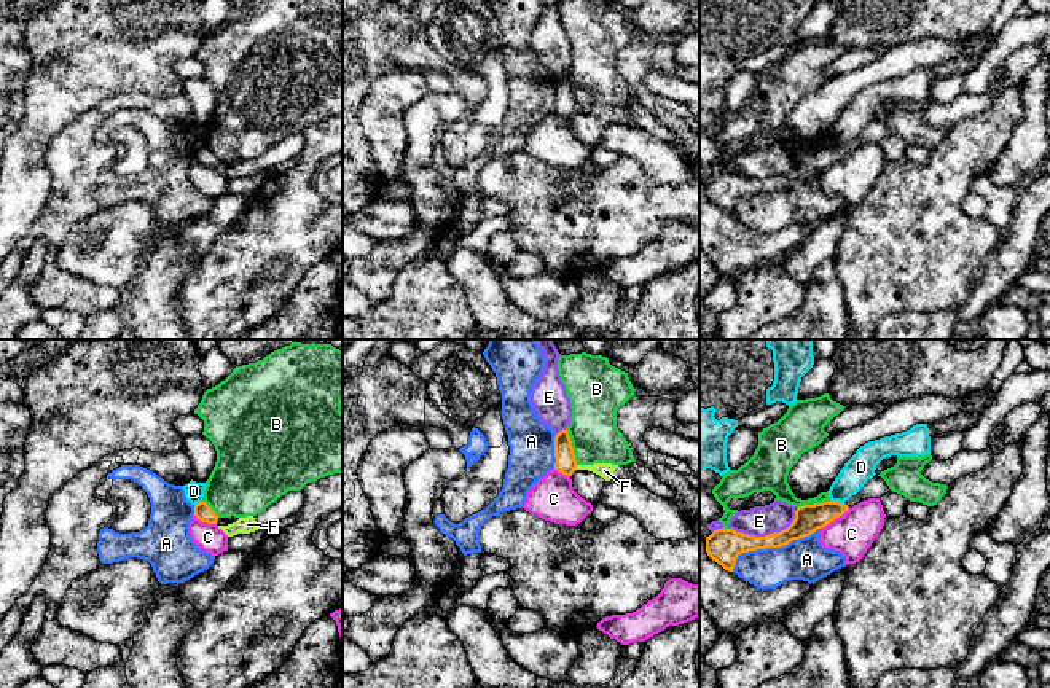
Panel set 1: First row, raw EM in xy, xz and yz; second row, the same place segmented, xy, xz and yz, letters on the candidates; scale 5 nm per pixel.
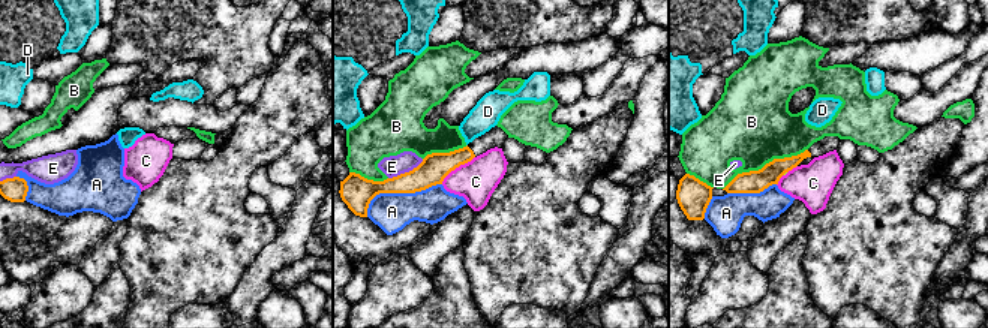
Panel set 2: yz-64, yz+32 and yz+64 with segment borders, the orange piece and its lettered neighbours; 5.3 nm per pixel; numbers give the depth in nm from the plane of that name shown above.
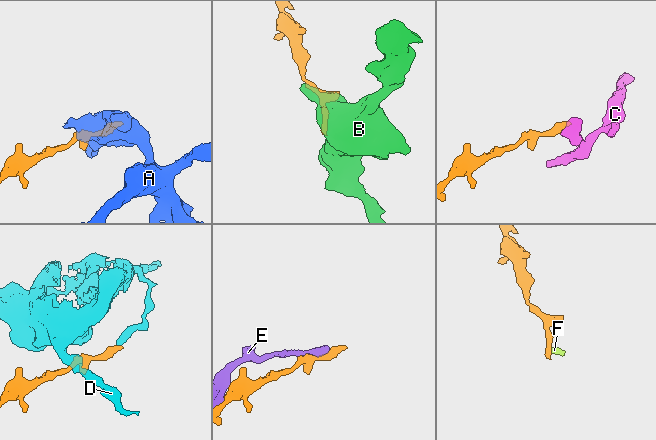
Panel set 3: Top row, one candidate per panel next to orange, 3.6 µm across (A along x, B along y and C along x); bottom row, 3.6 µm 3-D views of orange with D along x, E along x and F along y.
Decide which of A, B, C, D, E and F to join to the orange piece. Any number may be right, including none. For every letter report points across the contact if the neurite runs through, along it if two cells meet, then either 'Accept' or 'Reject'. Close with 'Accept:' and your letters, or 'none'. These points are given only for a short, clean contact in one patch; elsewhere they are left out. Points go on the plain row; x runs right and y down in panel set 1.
A: Reject
B: Reject
C: Boundary: yz (850, 152), (821, 171). Reject
D: Boundary: yz (830, 142), (843, 147). Reject
E: Reject
F: Boundary: xz (577, 109), (574, 112). Reject
Accept: none

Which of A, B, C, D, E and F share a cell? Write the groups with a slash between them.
A / B / C / D / E / F

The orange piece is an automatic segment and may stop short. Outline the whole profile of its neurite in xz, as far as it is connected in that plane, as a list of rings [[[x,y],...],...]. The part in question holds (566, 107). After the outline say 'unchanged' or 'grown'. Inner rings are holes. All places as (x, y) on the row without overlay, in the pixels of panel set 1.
[[[567,72],[554,80],[554,113],[566,119],[572,119],[577,111],[577,104]]] | unchanged

